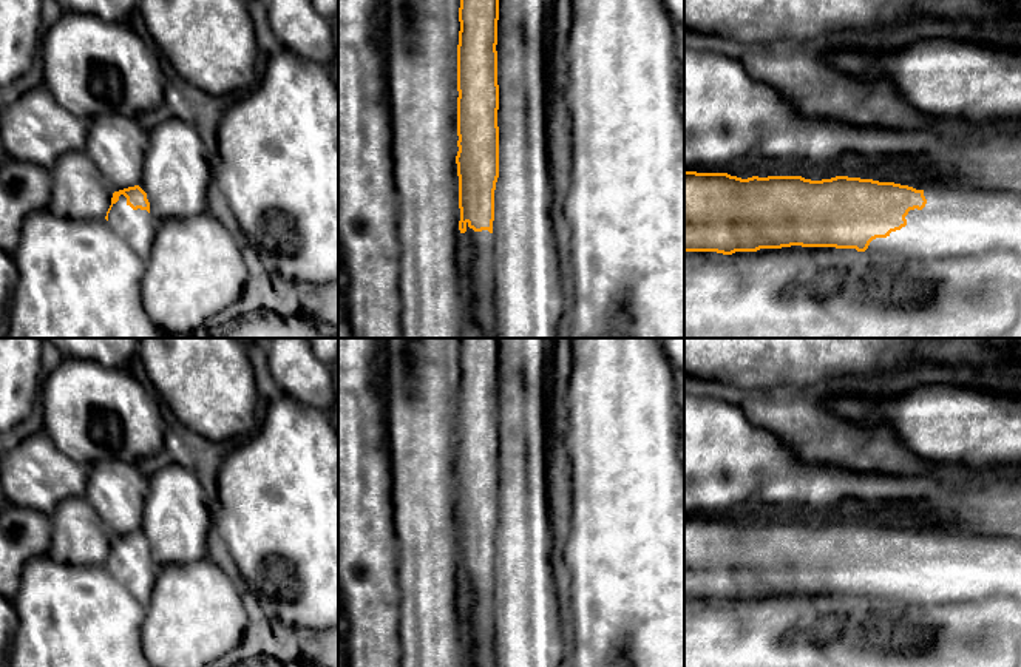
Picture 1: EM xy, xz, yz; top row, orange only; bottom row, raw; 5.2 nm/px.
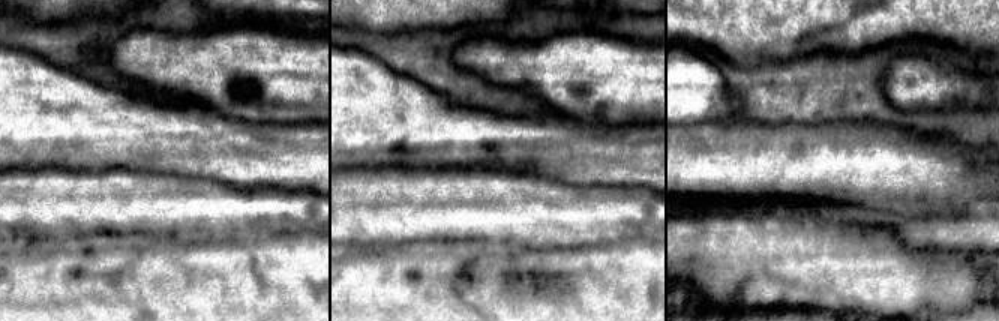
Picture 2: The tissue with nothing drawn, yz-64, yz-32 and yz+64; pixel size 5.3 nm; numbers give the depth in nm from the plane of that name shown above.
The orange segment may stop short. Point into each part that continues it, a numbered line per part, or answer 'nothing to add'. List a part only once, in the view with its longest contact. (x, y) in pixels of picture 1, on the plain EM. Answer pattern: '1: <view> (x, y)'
1: xy (136, 573)

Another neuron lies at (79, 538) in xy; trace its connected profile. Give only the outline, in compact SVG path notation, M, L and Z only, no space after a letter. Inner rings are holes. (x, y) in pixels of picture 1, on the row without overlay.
M85 497L62 500L49 514L53 543L48 556L66 565L102 565L111 551L113 536Z

